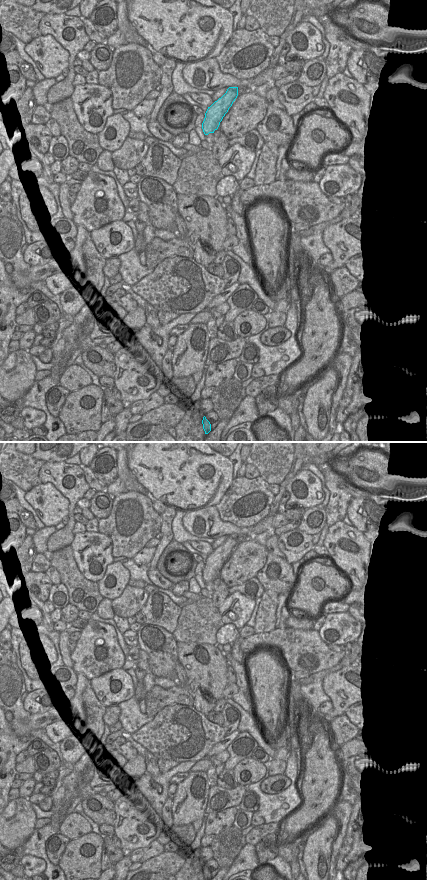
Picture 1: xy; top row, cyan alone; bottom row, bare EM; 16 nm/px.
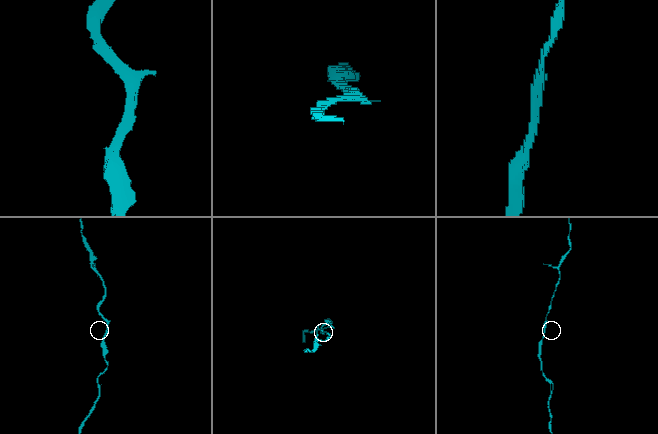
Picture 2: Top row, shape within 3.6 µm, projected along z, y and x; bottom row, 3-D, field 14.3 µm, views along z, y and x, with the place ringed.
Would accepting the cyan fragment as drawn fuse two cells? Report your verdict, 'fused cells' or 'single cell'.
single cell

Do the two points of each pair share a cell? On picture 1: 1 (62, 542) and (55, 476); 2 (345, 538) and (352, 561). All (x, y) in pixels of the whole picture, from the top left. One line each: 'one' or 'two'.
1: one
2: one

